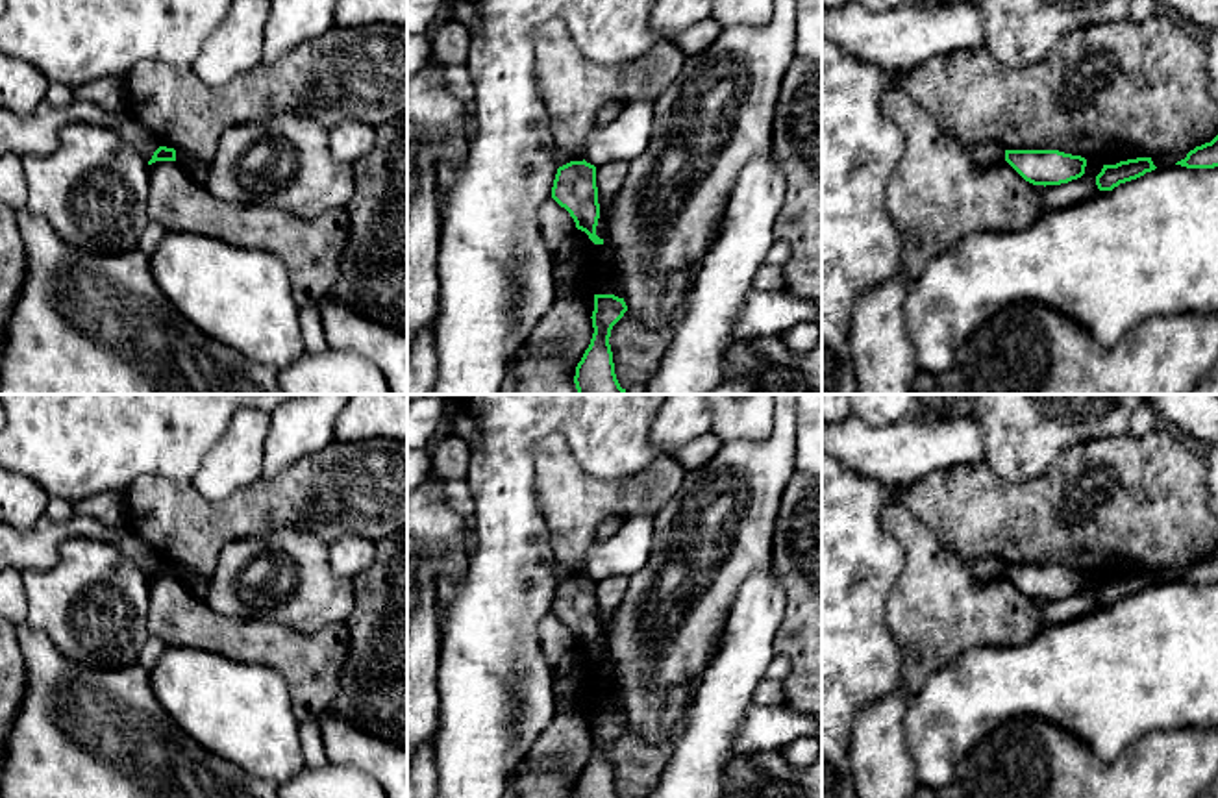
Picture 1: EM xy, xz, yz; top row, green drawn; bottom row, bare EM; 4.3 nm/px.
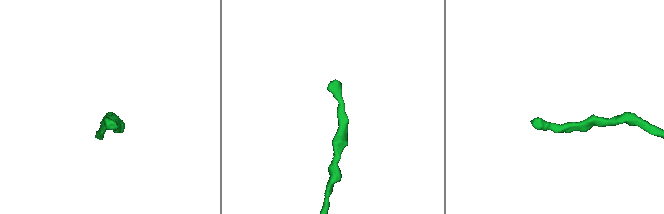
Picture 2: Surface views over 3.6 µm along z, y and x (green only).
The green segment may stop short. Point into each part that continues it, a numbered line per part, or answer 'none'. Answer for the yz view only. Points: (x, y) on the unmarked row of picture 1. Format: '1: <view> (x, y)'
none

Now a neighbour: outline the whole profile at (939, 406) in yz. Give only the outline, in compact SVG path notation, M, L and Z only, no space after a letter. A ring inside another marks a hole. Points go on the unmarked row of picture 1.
M920 394L918 407L933 418L972 417L977 394Z

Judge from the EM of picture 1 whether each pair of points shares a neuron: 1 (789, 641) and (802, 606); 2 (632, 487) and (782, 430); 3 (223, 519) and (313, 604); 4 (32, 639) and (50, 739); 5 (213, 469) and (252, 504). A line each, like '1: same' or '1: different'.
1: same
2: different
3: different
4: same
5: different

